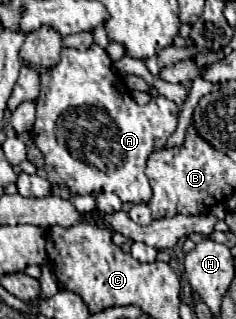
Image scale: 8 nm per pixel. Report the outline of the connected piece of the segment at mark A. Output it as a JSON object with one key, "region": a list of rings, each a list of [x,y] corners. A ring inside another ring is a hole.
{"region":[[[92,45],[92,49],[86,49],[86,51],[78,51],[78,49],[68,49],[68,47],[62,47],[62,59],[56,67],[52,67],[52,71],[48,75],[42,75],[42,89],[40,89],[40,97],[36,99],[36,123],[34,123],[34,141],[38,145],[38,149],[42,151],[44,155],[44,161],[46,165],[52,165],[56,169],[56,173],[62,177],[62,181],[70,187],[70,191],[74,195],[92,195],[94,191],[112,191],[116,193],[122,201],[128,201],[128,203],[148,203],[152,199],[152,189],[150,189],[150,183],[148,183],[148,177],[146,177],[146,163],[148,163],[148,157],[150,153],[154,151],[160,151],[164,149],[166,141],[170,139],[170,135],[176,131],[176,125],[178,125],[178,105],[168,101],[166,97],[158,95],[158,97],[152,97],[150,103],[146,103],[146,107],[138,107],[138,103],[130,97],[130,91],[126,89],[124,81],[120,79],[118,81],[118,75],[112,71],[112,59],[108,57],[106,49],[102,49],[100,45]]]}

